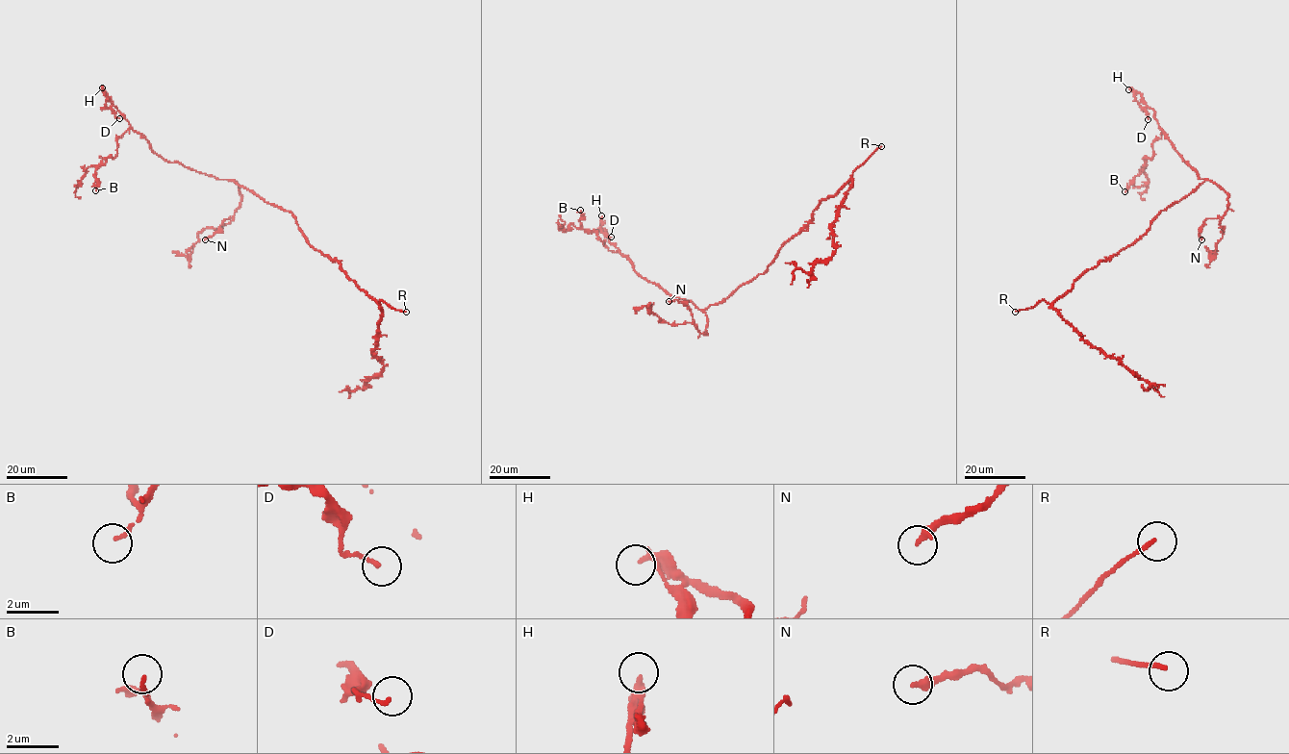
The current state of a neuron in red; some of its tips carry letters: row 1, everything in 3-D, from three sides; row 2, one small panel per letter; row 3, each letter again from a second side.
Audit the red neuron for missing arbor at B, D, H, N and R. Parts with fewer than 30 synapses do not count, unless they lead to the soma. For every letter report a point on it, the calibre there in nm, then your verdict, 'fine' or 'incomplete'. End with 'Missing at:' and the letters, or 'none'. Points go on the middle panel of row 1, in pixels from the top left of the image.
B: at (580, 210); 150 nm thick; fine
D: at (611, 237); 130 nm thick; fine
H: at (601, 215); 240 nm thick; incomplete
N: at (669, 301); 320 nm thick; fine
R: at (881, 146); 150 nm thick; incomplete
Missing at: H, R

